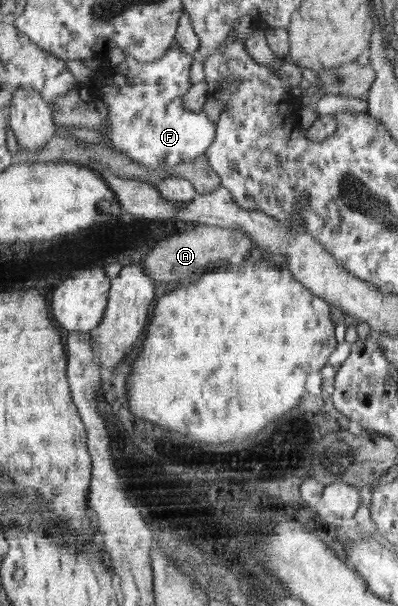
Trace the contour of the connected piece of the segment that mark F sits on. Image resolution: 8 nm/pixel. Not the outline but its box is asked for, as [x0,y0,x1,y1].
[99,43,217,169]

